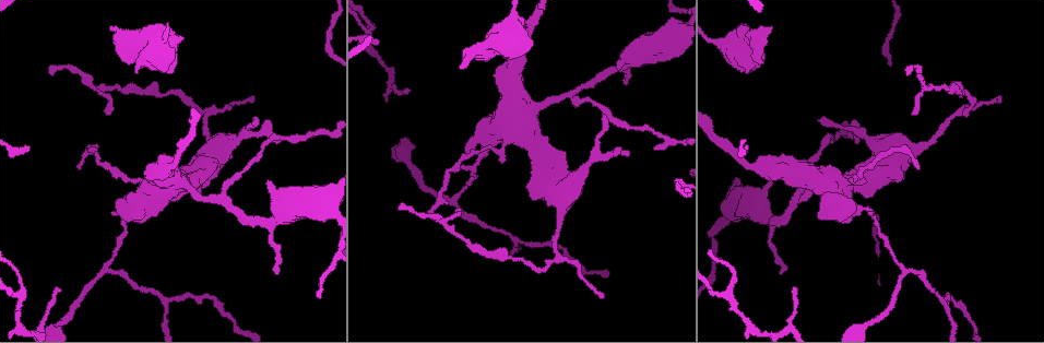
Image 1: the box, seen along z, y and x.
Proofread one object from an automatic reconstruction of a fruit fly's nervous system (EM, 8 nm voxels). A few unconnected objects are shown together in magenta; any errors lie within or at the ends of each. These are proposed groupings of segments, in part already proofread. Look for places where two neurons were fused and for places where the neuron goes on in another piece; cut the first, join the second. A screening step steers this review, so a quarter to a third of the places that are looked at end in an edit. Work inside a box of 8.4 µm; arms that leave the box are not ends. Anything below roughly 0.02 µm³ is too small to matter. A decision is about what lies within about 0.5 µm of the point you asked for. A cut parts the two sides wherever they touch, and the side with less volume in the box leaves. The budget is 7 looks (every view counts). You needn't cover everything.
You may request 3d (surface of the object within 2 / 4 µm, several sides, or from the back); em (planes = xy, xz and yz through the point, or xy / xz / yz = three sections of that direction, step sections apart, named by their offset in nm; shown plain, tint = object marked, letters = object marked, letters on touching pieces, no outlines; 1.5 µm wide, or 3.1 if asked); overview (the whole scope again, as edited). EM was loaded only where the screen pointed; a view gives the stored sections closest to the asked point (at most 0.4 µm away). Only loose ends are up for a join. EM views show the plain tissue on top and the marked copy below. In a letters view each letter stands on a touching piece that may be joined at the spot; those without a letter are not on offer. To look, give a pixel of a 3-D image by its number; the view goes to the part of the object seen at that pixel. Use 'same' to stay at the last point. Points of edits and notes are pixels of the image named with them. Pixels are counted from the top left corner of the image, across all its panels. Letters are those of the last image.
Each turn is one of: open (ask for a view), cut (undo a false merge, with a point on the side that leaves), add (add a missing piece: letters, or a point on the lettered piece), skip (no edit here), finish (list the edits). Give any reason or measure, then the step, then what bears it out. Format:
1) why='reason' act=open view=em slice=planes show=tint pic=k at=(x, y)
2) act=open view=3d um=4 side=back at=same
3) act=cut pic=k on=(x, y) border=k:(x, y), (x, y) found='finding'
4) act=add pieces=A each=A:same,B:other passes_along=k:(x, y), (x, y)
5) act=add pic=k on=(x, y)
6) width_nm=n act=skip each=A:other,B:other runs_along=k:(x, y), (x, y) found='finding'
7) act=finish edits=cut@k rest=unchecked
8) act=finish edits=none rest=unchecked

why='calibre changes' act=open view=em slice=planes show=letters pic=1 at=(481, 156)

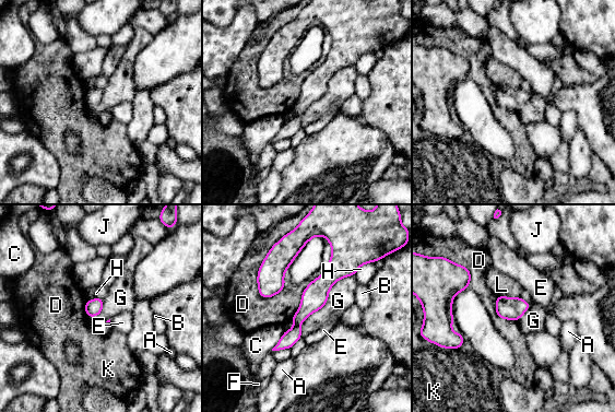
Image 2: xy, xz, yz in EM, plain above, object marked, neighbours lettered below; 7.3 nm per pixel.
act=skip each=A:other,B:other,C:other,D:other,E:other,F:other,G:other,H:other,J:other,K:other,L:other border=2:(353, 274), (333, 284), (300, 337) found='all the same neuron'

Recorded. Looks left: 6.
why='three arms meet' act=open view=em slice=planes show=letters pic=1 at=(905, 269)

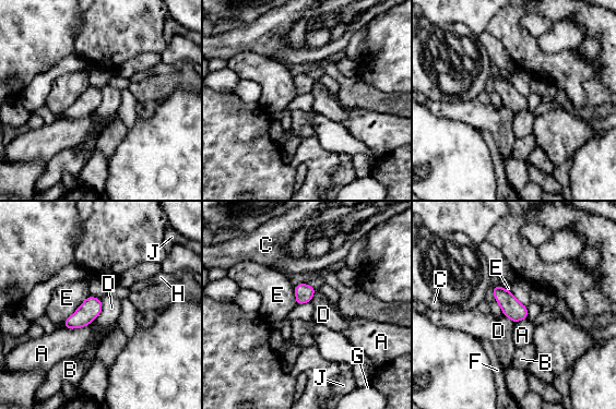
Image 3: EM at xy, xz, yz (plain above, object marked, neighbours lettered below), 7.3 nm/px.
width_nm=130 act=skip each=A:other,B:other,C:other,D:other,E:other,F:other,G:other,H:other,J:other border=3:(87, 296), (63, 322) found='continuous, no second neuron'

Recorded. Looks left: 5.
why='branch stops here' act=open view=3d um=4 pic=1 at=(795, 289)

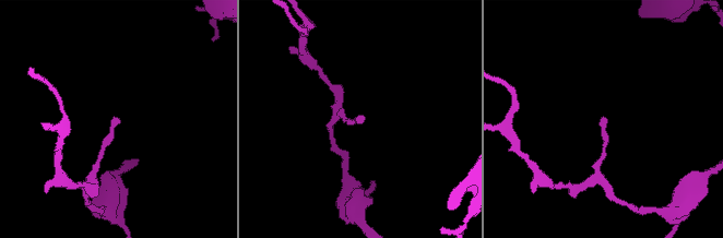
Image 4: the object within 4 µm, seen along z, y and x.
act=open view=em slice=yz step=4 show=letters pic=4 at=(363, 115)

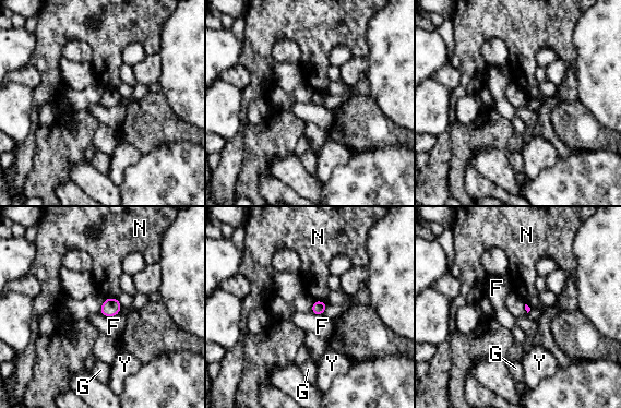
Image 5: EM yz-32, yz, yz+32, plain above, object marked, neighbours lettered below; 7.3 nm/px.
act=skip each=F:other,G:other,N:other,Y:other border=5:(100, 313), (104, 315), (118, 314) found='none of them fits'

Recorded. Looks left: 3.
act=finish edits=none rest=unchecked

